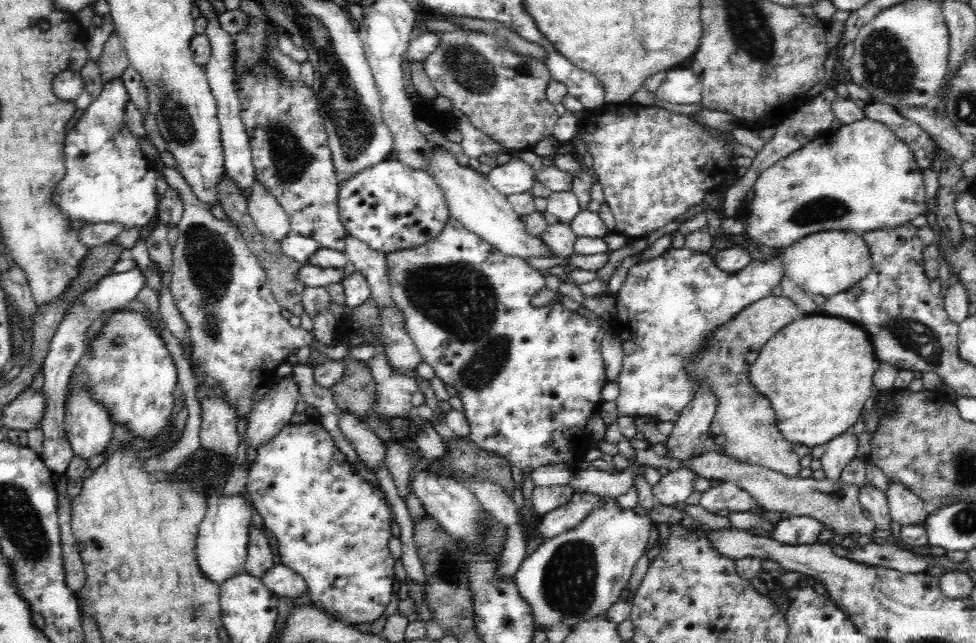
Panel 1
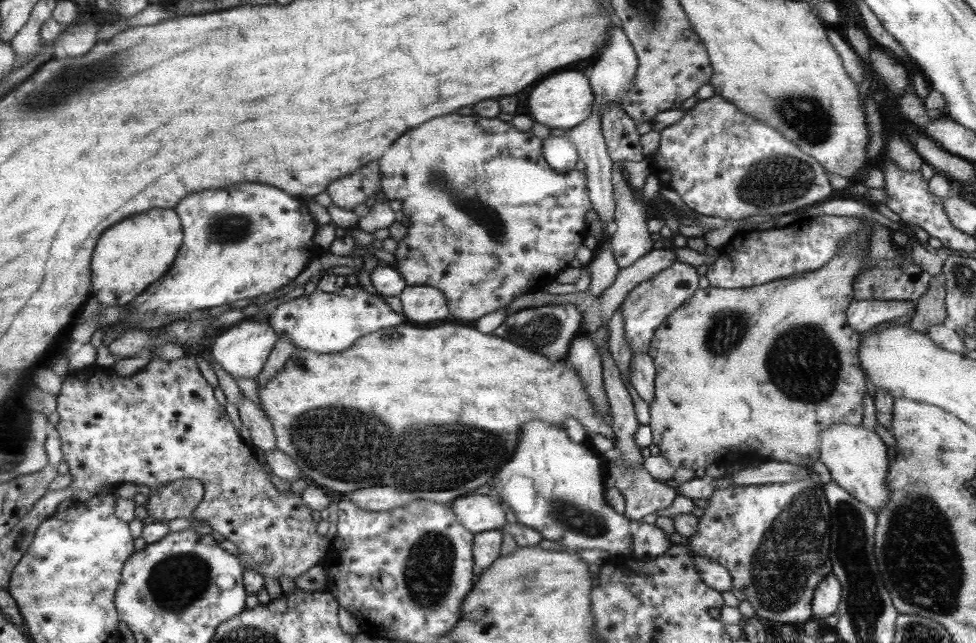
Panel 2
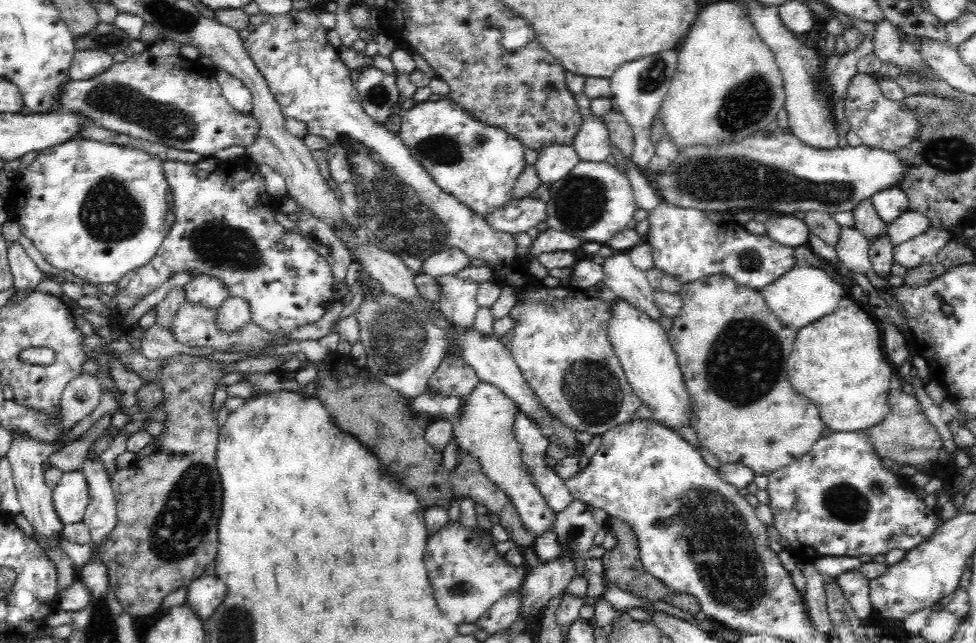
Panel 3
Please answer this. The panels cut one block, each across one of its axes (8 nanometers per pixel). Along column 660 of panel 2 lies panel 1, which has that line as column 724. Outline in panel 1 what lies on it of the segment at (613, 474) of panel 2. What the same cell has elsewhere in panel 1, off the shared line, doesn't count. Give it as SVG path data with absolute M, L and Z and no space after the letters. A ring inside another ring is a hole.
M722 482L718 486L710 486L706 492L702 492L699 504L706 512L717 514L724 509L728 509L732 513L748 512L752 506L755 506L756 501L752 495L739 486Z

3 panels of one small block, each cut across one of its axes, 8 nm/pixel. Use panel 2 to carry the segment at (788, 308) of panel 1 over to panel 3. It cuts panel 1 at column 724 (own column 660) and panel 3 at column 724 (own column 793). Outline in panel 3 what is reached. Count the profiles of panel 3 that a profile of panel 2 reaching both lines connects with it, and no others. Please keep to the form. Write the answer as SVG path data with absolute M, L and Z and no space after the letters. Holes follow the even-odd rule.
M712 274L694 280L694 282L683 284L679 290L679 295L683 305L679 310L679 315L673 319L673 325L667 333L673 352L677 355L677 362L684 376L685 390L690 396L690 411L692 411L692 426L697 434L701 446L705 446L718 457L720 464L740 463L750 468L754 475L768 476L772 472L788 466L791 462L798 460L804 453L810 452L812 445L822 437L822 430L826 427L820 419L820 414L816 412L816 406L808 400L804 400L804 396L796 394L792 390L792 386L786 382L786 364L784 360L788 360L790 352L792 352L792 344L796 338L796 329L788 328L778 320L776 313L770 310L766 304L766 300L759 291L748 288L744 285L736 284L734 279L720 274Z

